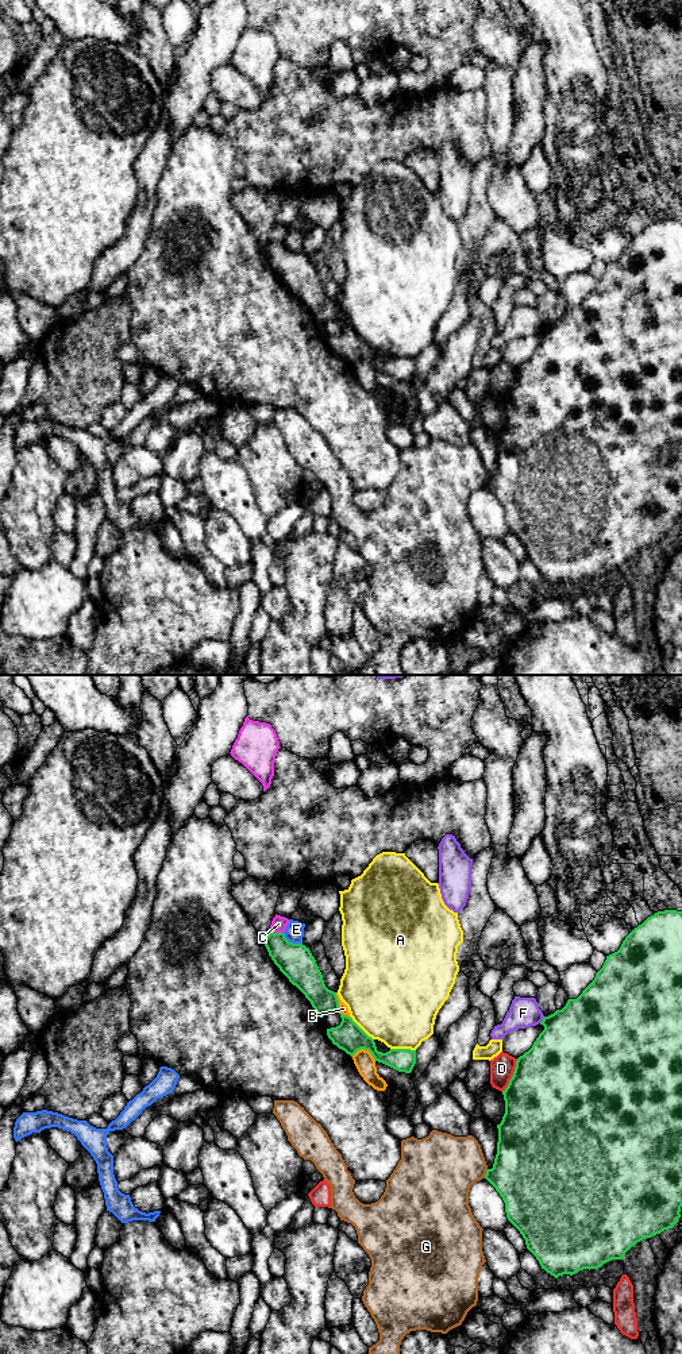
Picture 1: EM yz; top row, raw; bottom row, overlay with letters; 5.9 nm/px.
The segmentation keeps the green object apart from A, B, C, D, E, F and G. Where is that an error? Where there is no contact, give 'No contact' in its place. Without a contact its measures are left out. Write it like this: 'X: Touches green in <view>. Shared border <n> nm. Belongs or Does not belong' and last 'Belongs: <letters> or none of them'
A: Touches green in yz. Shared border 150 nm. Does not belong
B: Touches green in yz. Shared border 180 nm. Does not belong
C: Touches green in yz. Shared border 80 nm. Does not belong
D: Touches green in yz. Shared border 220 nm. Does not belong
E: Touches green in yz. Shared border 140 nm. Does not belong
F: Touches green in yz. Shared border 50 nm. Does not belong
G: Touches green in yz. Shared border 60 nm. Does not belong
Belongs: none of them

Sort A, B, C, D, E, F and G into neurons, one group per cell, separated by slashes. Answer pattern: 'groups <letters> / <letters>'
groups A / B E / C / D / F / G

